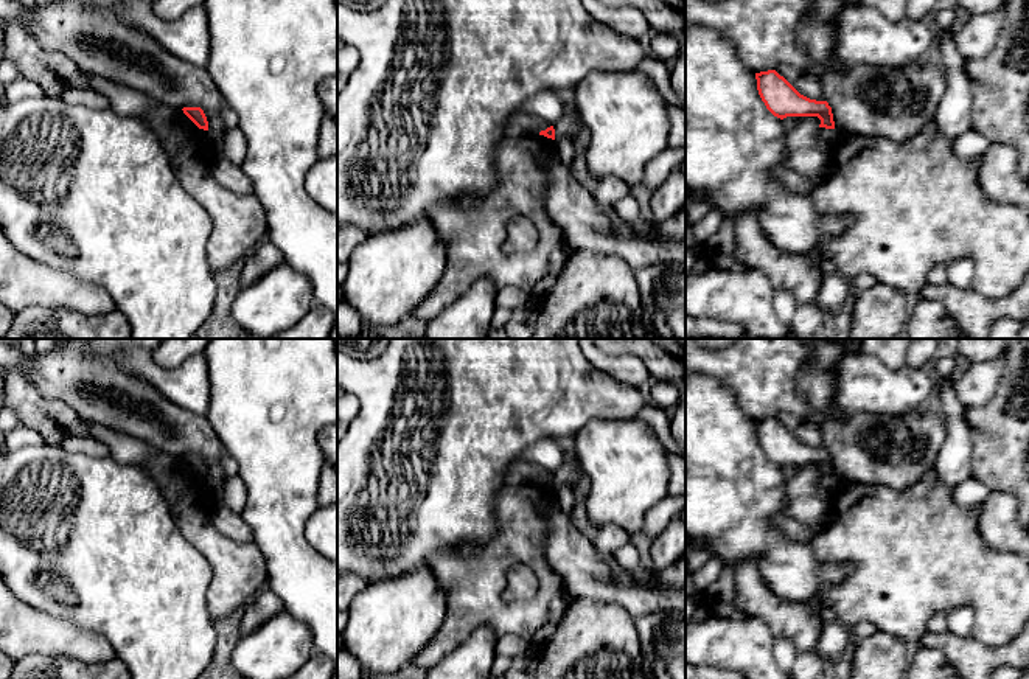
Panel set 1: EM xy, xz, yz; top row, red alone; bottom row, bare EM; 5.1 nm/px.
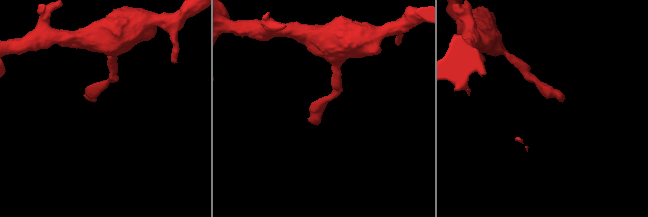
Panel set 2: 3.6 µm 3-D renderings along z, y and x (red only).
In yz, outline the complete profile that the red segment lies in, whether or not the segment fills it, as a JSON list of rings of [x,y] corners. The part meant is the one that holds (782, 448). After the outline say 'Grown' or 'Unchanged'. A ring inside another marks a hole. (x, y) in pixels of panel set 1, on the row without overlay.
[[[776,418],[755,421],[757,438],[766,457],[777,466],[818,465],[819,475],[835,477],[832,455],[827,449],[816,449],[801,443]]]. Unchanged

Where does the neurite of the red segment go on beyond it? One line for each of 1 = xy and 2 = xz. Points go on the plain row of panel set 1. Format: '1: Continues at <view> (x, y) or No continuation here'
1: No continuation here
2: No continuation here

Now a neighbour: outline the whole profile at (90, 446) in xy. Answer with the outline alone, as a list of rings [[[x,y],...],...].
[[[67,437],[61,446],[72,454],[84,454],[96,458],[106,458],[109,457],[109,449],[107,446],[96,438],[92,437]]]

